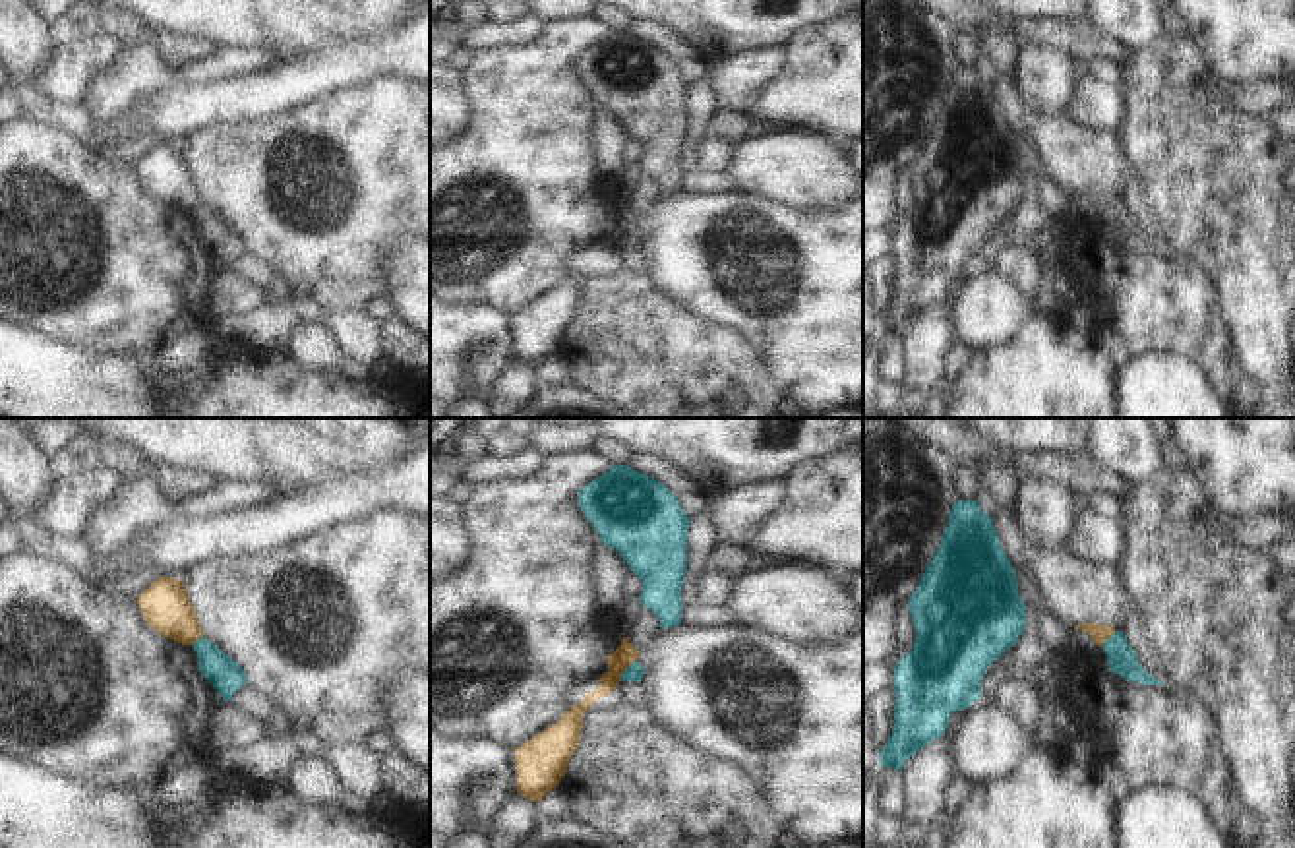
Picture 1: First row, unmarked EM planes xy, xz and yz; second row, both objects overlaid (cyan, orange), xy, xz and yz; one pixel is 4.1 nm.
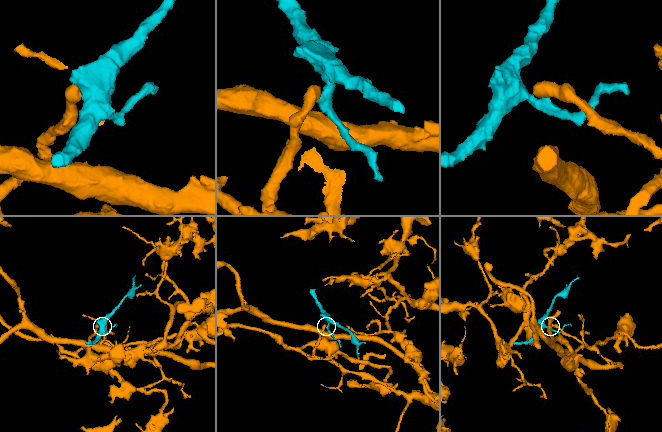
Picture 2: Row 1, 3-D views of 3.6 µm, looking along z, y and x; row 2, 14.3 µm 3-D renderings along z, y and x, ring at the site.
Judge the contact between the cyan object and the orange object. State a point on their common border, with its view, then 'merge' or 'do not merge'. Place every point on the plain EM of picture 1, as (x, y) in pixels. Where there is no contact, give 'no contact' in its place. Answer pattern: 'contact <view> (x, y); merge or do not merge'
contact xz (626, 237); do not merge

